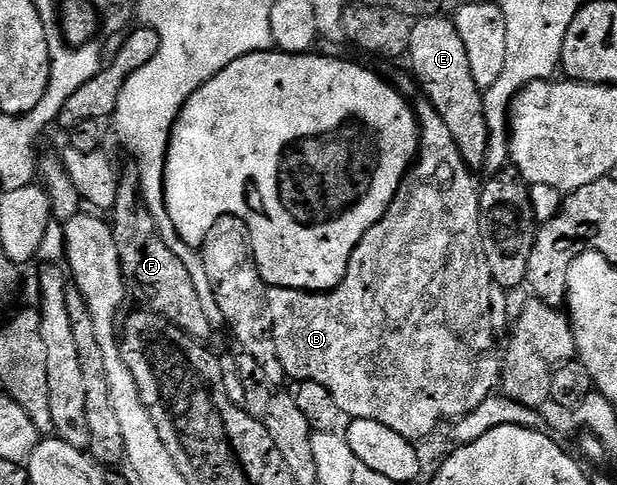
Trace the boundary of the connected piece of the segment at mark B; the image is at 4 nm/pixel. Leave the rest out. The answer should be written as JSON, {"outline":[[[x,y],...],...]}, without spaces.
{"outline":[[[421,99],[415,105],[417,115],[417,124],[421,131],[421,145],[417,149],[417,160],[411,166],[411,172],[402,181],[399,191],[393,196],[393,202],[389,204],[389,210],[383,215],[383,219],[379,219],[379,223],[375,223],[375,227],[371,227],[367,231],[367,235],[363,235],[363,239],[359,239],[359,243],[355,247],[355,251],[351,255],[351,259],[347,263],[347,271],[343,275],[341,282],[324,293],[311,293],[303,289],[279,289],[276,287],[270,288],[267,292],[267,303],[271,311],[271,323],[273,324],[273,338],[275,339],[275,351],[279,351],[279,359],[281,367],[286,378],[294,377],[294,382],[300,383],[310,381],[311,383],[319,383],[319,387],[327,387],[327,391],[331,391],[331,396],[334,397],[335,403],[339,407],[339,411],[349,419],[371,419],[383,423],[383,427],[391,427],[391,431],[399,431],[399,435],[403,435],[408,441],[421,443],[424,437],[429,437],[444,421],[454,423],[460,421],[461,418],[475,411],[480,404],[488,399],[490,394],[498,388],[501,380],[502,358],[493,350],[493,317],[489,314],[489,308],[493,305],[493,292],[495,286],[493,284],[493,276],[491,275],[491,267],[487,263],[487,255],[483,251],[483,235],[481,234],[481,195],[479,192],[479,181],[476,181],[474,170],[466,165],[465,161],[459,155],[459,147],[455,147],[455,139],[451,135],[451,130],[447,128],[447,123],[443,123],[443,119],[439,115],[439,111],[435,111],[435,107],[430,101]]]}

